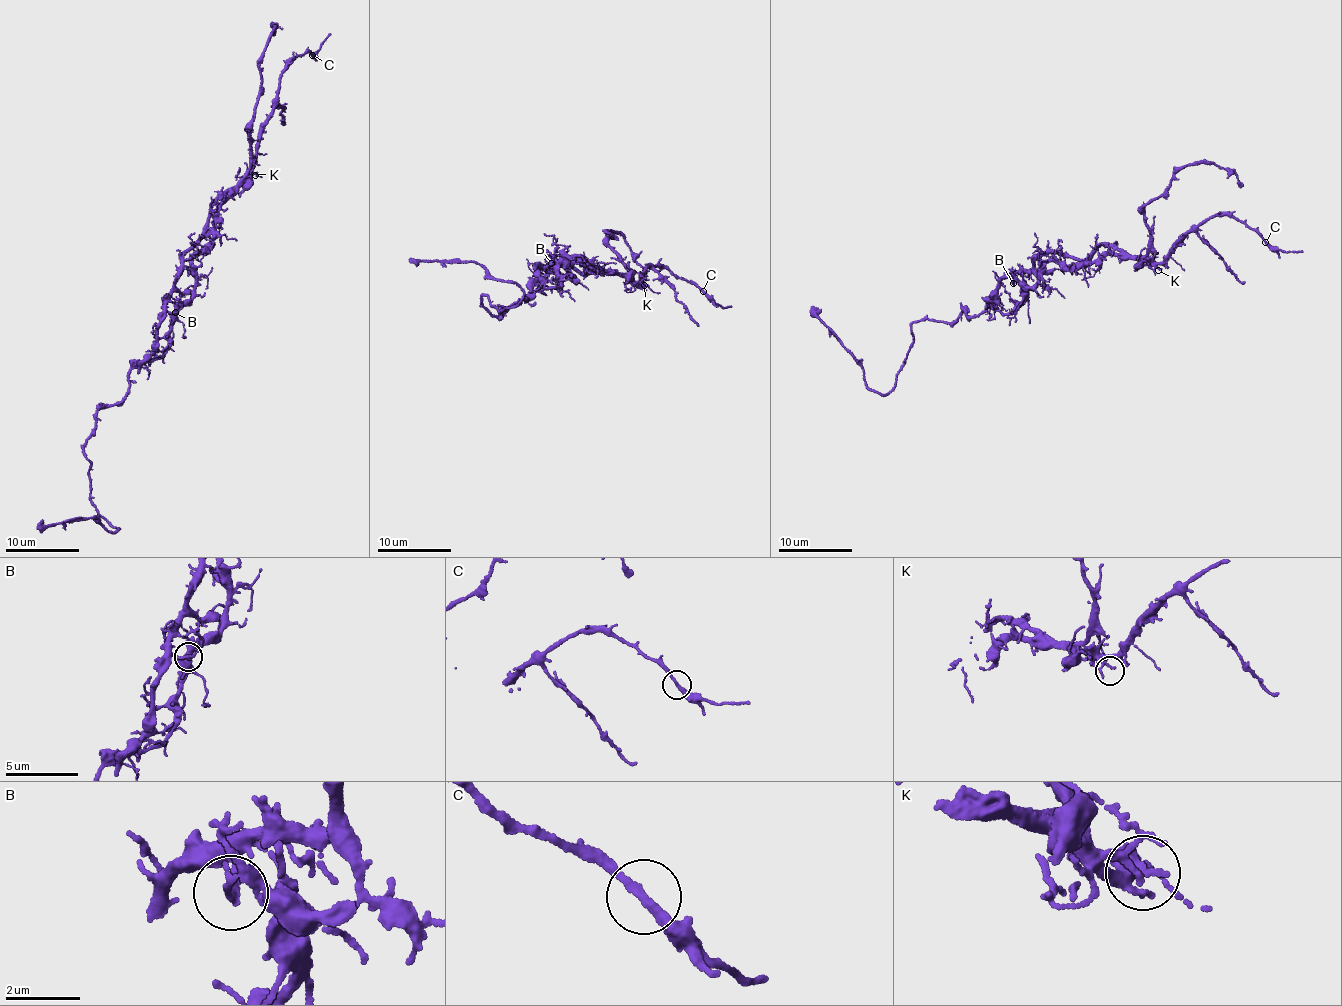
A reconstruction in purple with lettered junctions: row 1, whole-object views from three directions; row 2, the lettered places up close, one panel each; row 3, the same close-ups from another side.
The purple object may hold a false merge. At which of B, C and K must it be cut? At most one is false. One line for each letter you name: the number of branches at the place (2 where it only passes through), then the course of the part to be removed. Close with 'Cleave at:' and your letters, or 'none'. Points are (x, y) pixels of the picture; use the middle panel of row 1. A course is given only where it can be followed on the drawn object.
B: 2 branches meet; foreign part runs (551, 262), (543, 271), (548, 260), (581, 272), (592, 266), (629, 273), (606, 231), (623, 237), (646, 274)
Cleave at: B

